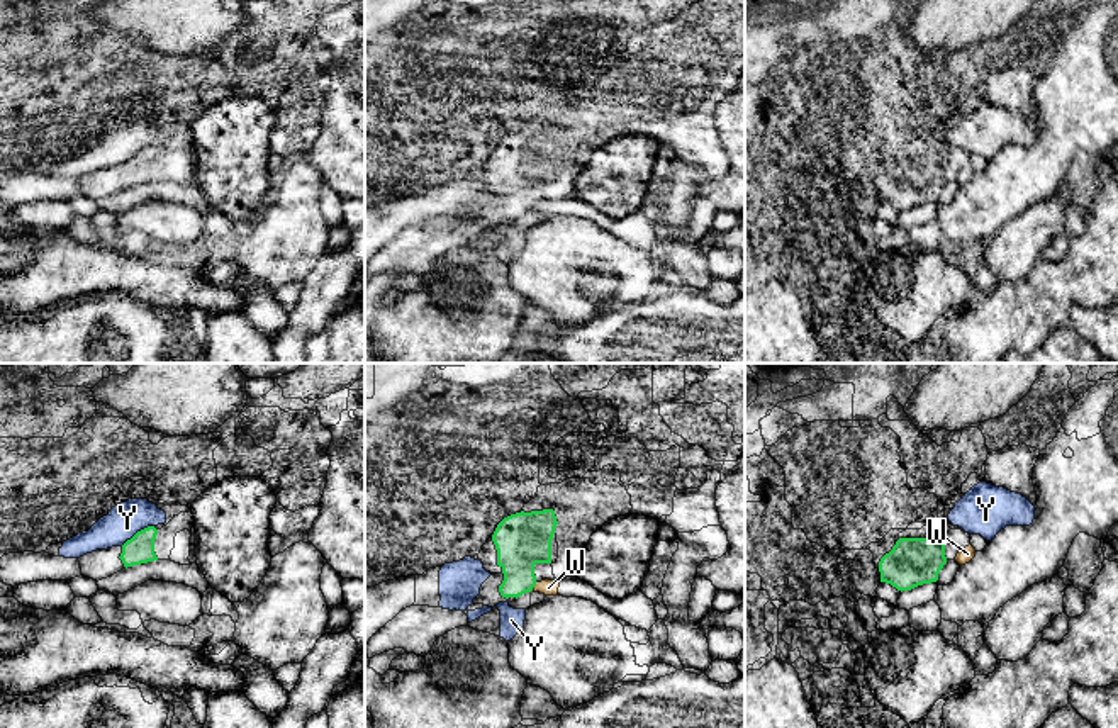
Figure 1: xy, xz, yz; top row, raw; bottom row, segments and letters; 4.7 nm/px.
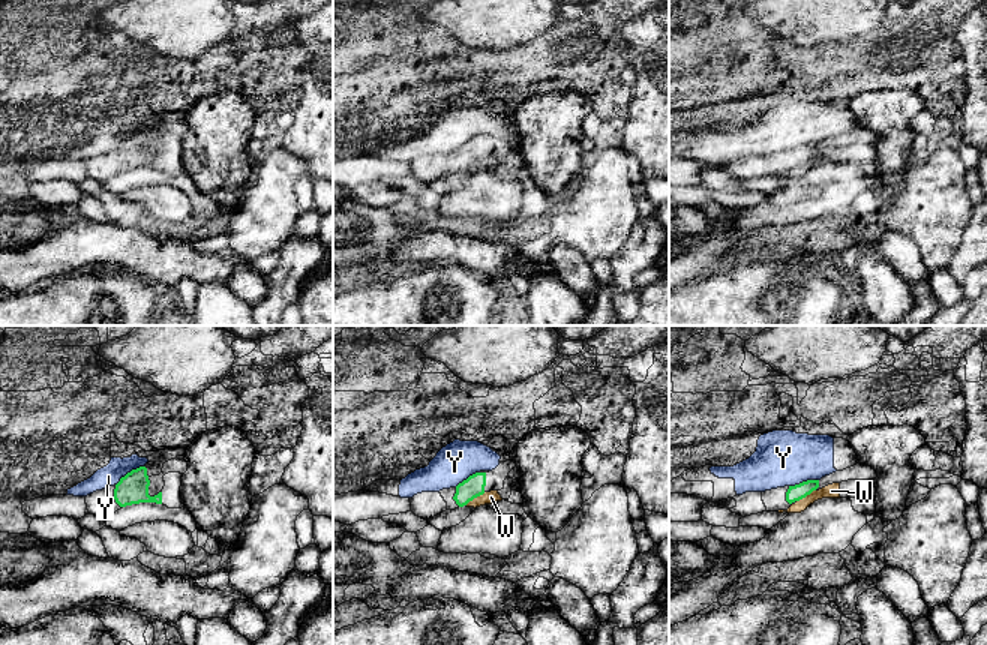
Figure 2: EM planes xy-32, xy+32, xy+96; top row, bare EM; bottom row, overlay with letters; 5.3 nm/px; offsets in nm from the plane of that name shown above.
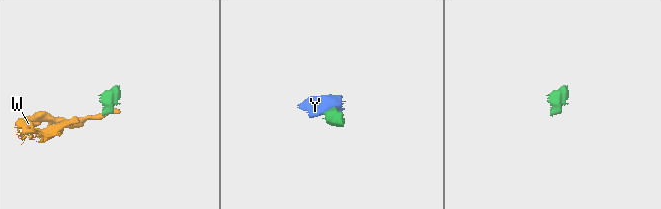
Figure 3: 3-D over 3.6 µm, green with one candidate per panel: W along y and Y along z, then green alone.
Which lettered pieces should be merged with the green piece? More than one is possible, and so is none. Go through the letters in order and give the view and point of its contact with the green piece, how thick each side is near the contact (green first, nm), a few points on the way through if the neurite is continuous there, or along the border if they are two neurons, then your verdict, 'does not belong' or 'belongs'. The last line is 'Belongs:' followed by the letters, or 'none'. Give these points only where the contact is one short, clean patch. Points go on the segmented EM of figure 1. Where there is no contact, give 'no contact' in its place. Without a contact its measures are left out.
W: contact xz (535, 584); calibres 260 and 80 nm; belongs
Y: contact xy (138, 532); calibres 140 and 160 nm; border xy (153, 525), (138, 530), (121, 545); does not belong
Belongs: W

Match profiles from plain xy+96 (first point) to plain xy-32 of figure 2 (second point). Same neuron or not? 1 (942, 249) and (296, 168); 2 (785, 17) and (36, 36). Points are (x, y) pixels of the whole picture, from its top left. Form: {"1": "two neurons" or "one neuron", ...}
{"1": "one neuron", "2": "two neurons"}

